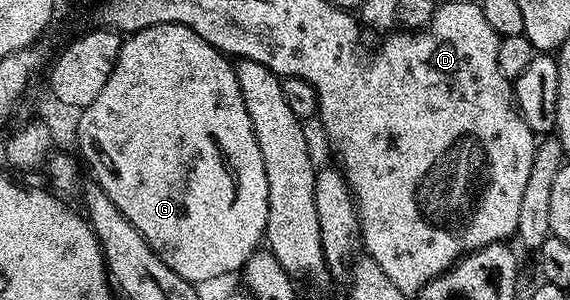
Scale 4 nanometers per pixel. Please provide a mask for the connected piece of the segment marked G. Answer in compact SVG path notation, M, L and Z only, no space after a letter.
M158 22L158 24L156 24L156 25L155 25L155 26L150 26L150 27L149 27L149 28L145 28L145 29L144 29L144 30L139 30L139 31L137 31L137 33L136 33L136 34L129 34L129 35L126 35L126 37L124 37L124 38L123 38L123 47L121 47L121 49L119 49L119 55L118 55L118 56L117 56L117 64L116 64L116 65L115 65L115 67L114 67L114 68L113 68L113 72L112 72L112 73L111 73L111 75L110 75L110 76L109 76L109 80L108 80L108 81L107 81L107 83L106 83L106 84L105 84L105 88L101 88L101 92L100 92L100 94L98 94L98 96L97 96L97 100L93 100L93 104L89 104L89 105L88 105L88 106L85 106L85 107L82 107L82 109L80 109L80 110L79 110L79 111L78 111L78 114L79 114L79 123L77 123L77 124L76 124L76 126L75 126L75 138L76 138L76 140L77 140L77 141L79 141L79 150L80 150L80 152L81 152L81 153L83 153L83 158L84 158L84 159L83 159L83 158L82 158L82 161L83 161L83 162L84 162L84 163L85 163L85 166L86 166L86 162L85 162L85 161L87 161L87 166L88 166L88 168L89 168L89 169L91 169L91 175L90 175L90 177L91 177L91 178L92 178L92 179L93 179L93 181L95 181L95 182L96 182L96 183L97 183L97 184L98 184L98 185L99 185L99 187L100 187L100 188L101 188L101 189L102 189L102 190L103 190L103 191L104 191L104 192L105 192L105 196L109 196L109 200L113 200L113 204L117 204L117 208L121 208L121 212L122 212L122 213L123 213L123 215L124 215L124 216L125 216L125 220L129 220L129 224L133 224L133 228L137 228L137 232L141 232L141 236L145 236L145 240L146 240L146 241L147 241L147 243L148 243L148 244L149 244L149 248L153 248L153 252L157 252L157 256L161 256L161 260L165 260L165 264L169 264L169 268L173 268L173 272L177 272L177 276L181 276L181 277L182 277L182 278L184 278L184 280L186 280L186 281L187 281L187 282L189 282L189 283L192 283L192 284L200 284L200 283L199 283L199 282L211 282L211 281L213 281L213 280L214 280L214 278L223 278L223 277L225 277L225 276L226 276L226 274L231 274L231 273L233 273L233 272L234 272L234 270L235 270L235 273L236 273L236 272L239 272L239 271L242 271L242 269L243 269L243 266L244 266L244 264L246 264L246 263L247 263L247 262L248 262L248 260L250 260L250 258L251 258L251 257L253 257L253 255L255 255L255 252L256 252L256 250L258 250L258 249L260 249L260 246L261 246L261 243L262 243L262 242L263 242L263 241L264 241L264 238L265 238L265 235L266 235L266 232L267 232L267 217L268 217L268 216L269 216L269 180L265 180L265 160L261 160L261 148L257 148L257 136L256 136L256 135L255 135L255 133L254 133L254 132L253 132L253 120L249 120L249 108L245 108L245 100L244 100L244 99L243 99L243 97L242 97L242 96L241 96L241 88L240 88L240 87L239 87L239 81L238 81L238 80L237 80L237 76L236 76L236 75L235 75L235 66L234 66L234 65L233 65L233 62L232 62L232 59L231 59L231 58L230 58L230 57L228 57L228 55L226 55L226 54L222 54L222 53L221 53L221 52L220 52L220 51L219 51L219 50L218 50L218 49L217 49L217 48L213 48L213 44L209 44L209 43L208 43L208 42L206 42L206 41L205 41L205 40L201 40L201 36L197 36L197 32L193 32L193 28L189 28L189 27L188 27L188 26L182 26L182 25L181 25L181 24L165 24L165 23L164 23L164 22Z

